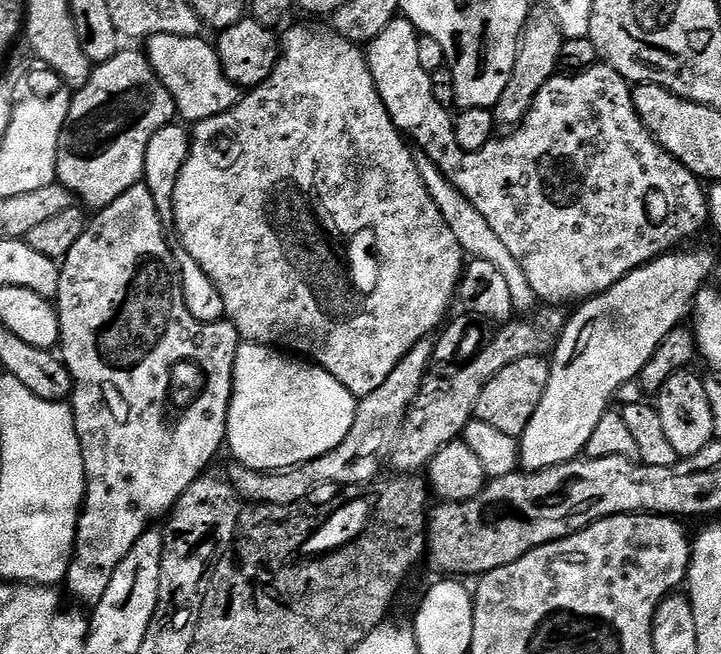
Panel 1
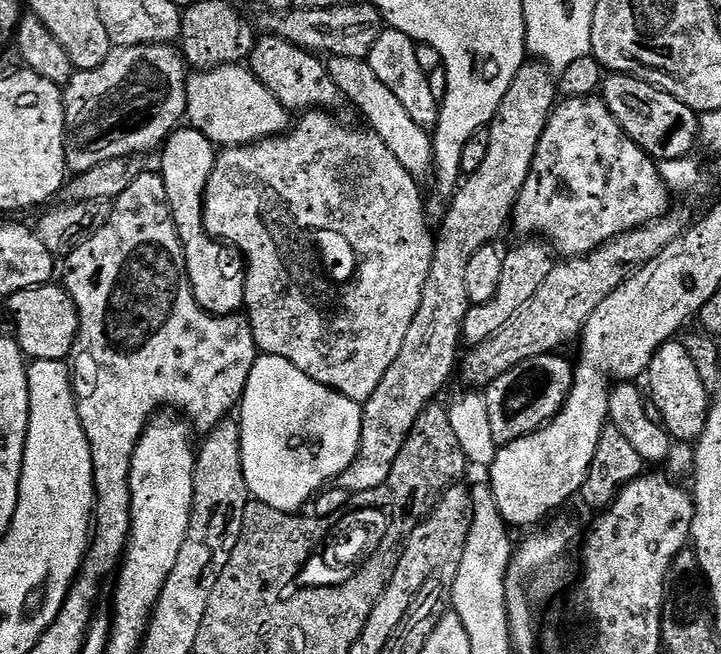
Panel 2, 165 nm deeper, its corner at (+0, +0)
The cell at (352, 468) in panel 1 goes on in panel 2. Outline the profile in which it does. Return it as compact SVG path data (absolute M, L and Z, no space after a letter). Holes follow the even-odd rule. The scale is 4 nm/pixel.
M525 62L518 74L514 74L506 98L502 98L486 129L488 145L482 166L457 187L440 228L438 224L430 274L422 290L418 314L414 314L414 322L410 322L410 330L402 341L402 351L394 358L394 366L386 370L386 378L378 382L378 390L363 401L359 452L355 462L336 481L337 487L346 489L349 494L374 490L386 482L414 422L418 422L418 414L439 397L436 395L447 386L452 371L455 368L457 371L462 322L472 307L466 294L466 266L470 266L470 258L474 258L478 250L496 242L500 231L509 227L512 208L530 174L538 142L557 103L558 84L553 73L539 62Z

